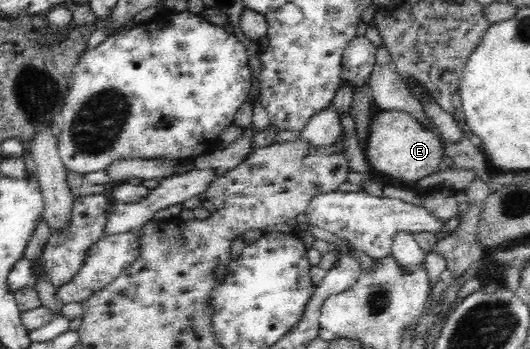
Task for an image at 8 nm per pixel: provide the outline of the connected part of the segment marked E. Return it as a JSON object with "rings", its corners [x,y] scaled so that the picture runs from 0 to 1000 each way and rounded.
{"rings":[[[721,315],[700,341],[700,355],[694,378],[691,421],[687,427],[692,461],[700,467],[702,493],[708,493],[730,510],[736,527],[755,530],[783,521],[825,493],[834,481],[836,404],[828,398],[825,375],[809,370],[809,361],[794,355],[768,318],[755,315]]]}

